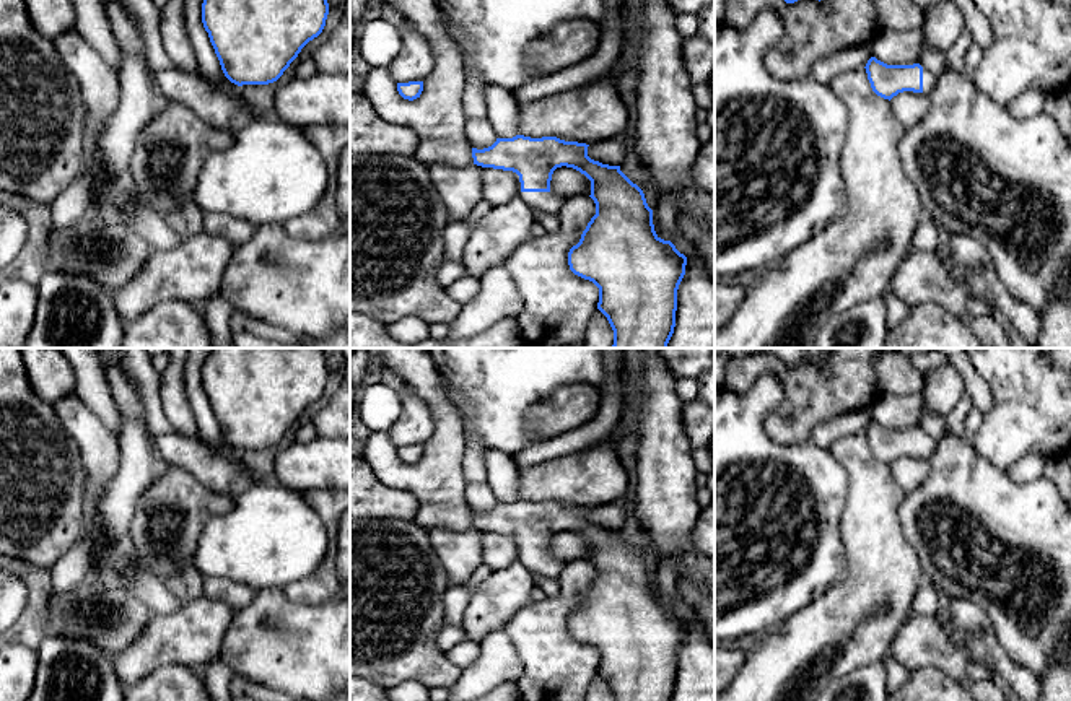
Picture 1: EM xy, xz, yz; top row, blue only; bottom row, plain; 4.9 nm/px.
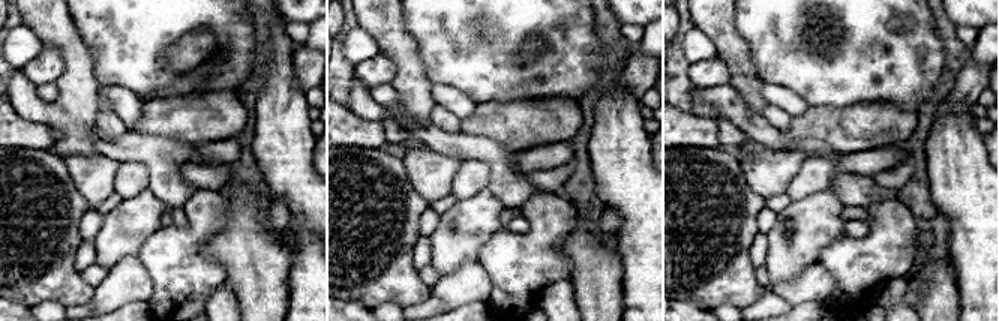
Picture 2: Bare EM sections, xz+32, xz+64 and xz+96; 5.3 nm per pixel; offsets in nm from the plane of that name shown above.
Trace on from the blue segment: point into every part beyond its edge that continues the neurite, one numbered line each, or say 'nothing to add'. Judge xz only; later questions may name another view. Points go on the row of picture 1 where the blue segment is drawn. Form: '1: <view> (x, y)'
1: xz (549, 202)

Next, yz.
1: yz (928, 78)

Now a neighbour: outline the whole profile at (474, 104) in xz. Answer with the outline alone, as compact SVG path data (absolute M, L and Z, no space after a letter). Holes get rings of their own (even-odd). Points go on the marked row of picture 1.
M439 10L441 28L454 41L459 57L466 68L466 89L464 89L464 114L469 119L487 117L487 106L483 99L483 89L487 83L474 65L474 54L477 50L475 39L464 33L459 26L452 24Z

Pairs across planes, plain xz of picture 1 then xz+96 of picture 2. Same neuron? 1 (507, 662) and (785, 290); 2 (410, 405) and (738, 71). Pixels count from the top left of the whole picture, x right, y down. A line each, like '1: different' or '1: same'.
1: same
2: different

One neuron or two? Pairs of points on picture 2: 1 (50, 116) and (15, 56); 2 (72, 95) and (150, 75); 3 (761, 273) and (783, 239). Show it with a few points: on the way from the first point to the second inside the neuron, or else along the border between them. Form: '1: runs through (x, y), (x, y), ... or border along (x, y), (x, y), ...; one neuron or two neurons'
1: border along (17, 68), (20, 69); two neurons
2: border along (87, 50), (93, 75), (101, 83); two neurons
3: border along (764, 264), (773, 284); two neurons

